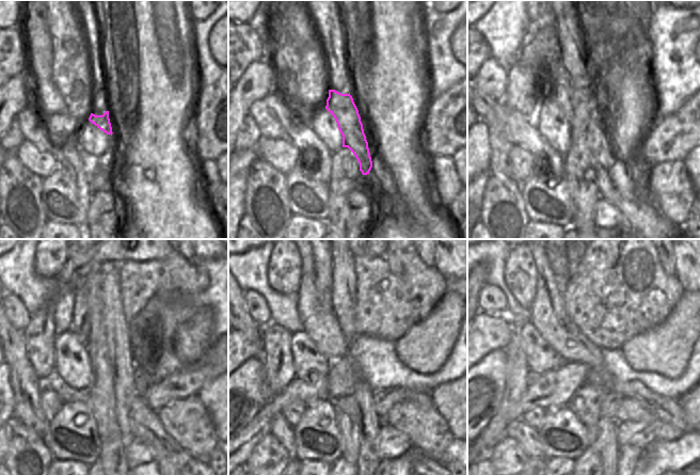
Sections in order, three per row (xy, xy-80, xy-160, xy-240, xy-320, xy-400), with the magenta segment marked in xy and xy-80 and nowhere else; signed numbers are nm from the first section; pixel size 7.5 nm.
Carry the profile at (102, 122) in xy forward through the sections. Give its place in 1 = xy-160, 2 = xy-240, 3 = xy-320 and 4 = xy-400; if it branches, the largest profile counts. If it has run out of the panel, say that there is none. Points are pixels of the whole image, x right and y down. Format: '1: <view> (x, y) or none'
1: xy-160 (641, 217)
2: xy-240 (144, 424)
3: xy-320 (322, 260)
4: xy-400 (558, 260)

